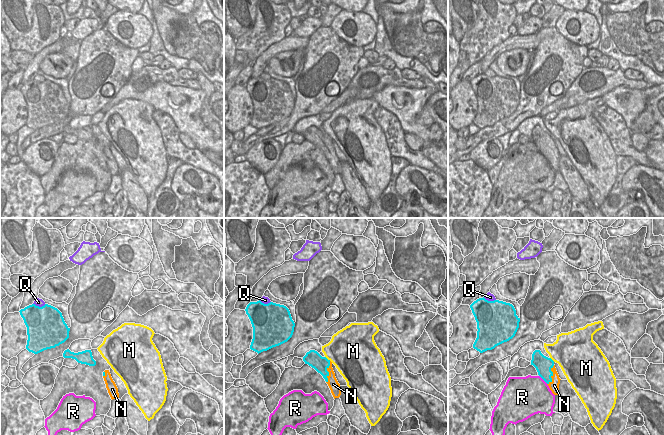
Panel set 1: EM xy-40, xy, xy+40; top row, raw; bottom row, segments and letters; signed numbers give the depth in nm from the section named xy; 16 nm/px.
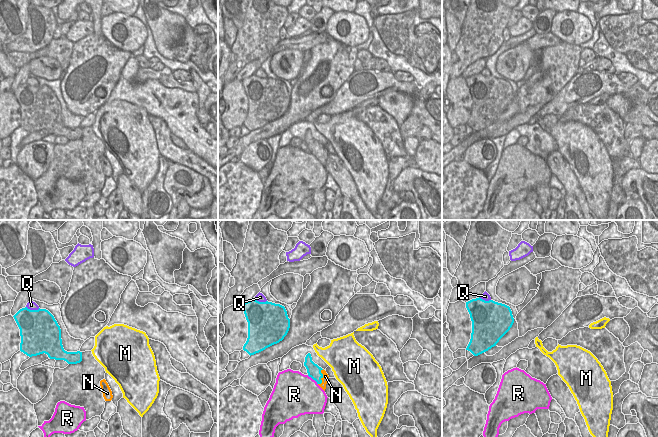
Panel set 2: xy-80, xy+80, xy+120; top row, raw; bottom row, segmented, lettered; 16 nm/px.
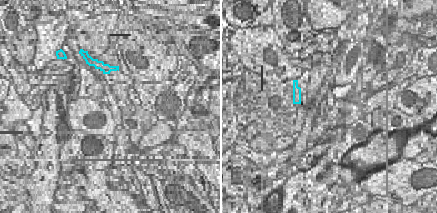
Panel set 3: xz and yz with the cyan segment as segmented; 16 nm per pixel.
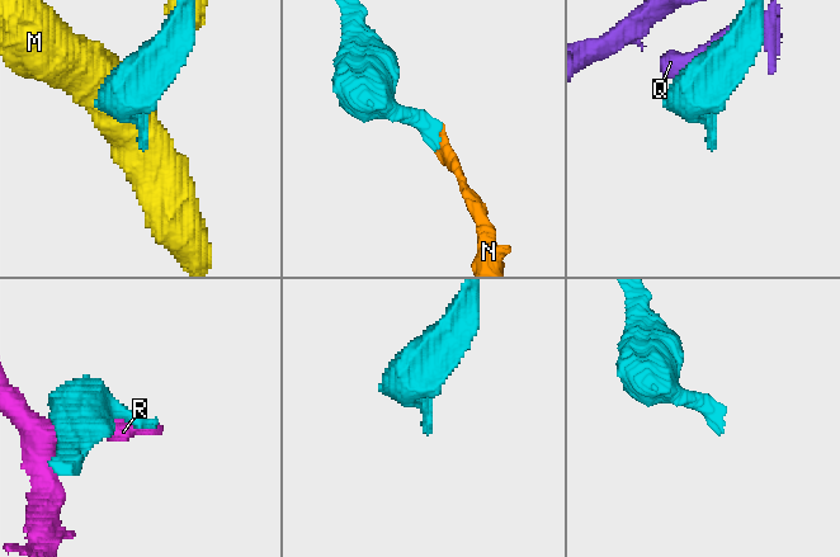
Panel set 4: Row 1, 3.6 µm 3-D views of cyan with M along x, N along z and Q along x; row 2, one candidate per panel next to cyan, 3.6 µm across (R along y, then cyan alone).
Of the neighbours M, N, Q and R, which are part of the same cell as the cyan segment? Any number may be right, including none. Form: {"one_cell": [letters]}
{"one_cell": []}

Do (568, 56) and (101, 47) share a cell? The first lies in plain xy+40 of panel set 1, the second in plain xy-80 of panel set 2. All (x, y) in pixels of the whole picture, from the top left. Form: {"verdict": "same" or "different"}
{"verdict": "same"}

